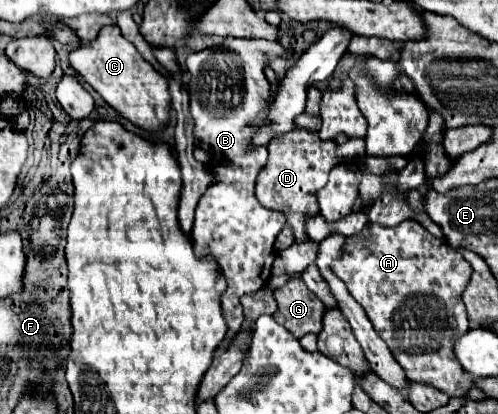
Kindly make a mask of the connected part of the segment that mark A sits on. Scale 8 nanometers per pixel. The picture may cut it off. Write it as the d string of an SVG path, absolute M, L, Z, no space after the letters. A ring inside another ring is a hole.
M406 219L390 229L366 225L360 233L346 239L344 255L332 263L332 271L346 283L350 295L364 307L376 333L384 339L408 379L434 385L450 397L462 395L472 387L472 377L464 375L464 369L460 369L460 365L456 365L456 357L452 357L452 341L468 329L462 293L472 279L472 265L456 249L430 235L418 221L412 219Z

